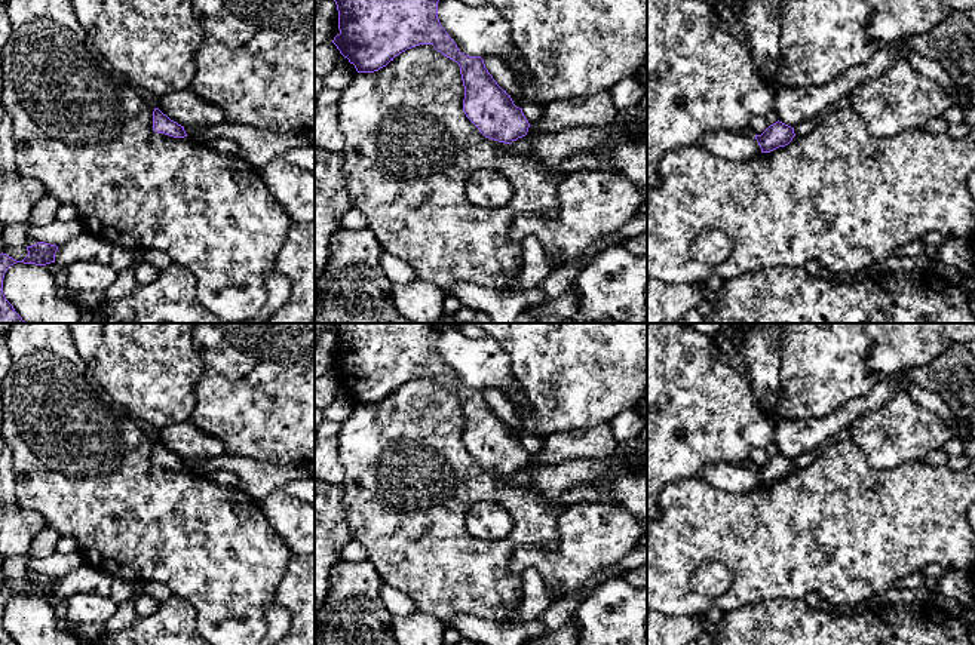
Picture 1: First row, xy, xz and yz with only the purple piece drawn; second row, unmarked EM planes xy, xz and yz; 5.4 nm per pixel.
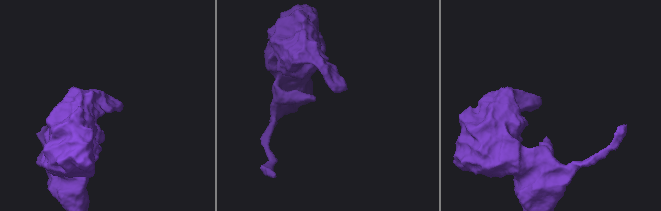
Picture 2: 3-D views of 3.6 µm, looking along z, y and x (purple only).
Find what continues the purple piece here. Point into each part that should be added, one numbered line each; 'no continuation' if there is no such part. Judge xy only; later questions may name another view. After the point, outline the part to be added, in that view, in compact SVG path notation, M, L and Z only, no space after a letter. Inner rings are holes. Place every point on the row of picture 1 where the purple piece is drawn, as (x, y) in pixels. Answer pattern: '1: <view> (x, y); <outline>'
no continuation

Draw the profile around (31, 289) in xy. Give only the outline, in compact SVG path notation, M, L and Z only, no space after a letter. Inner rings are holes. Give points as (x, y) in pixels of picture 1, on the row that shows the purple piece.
M16 262L3 279L3 294L27 323L79 323L79 302L56 295L56 280L46 265Z

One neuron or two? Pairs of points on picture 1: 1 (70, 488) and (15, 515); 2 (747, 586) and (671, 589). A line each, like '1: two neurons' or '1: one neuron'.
1: two neurons
2: one neuron

